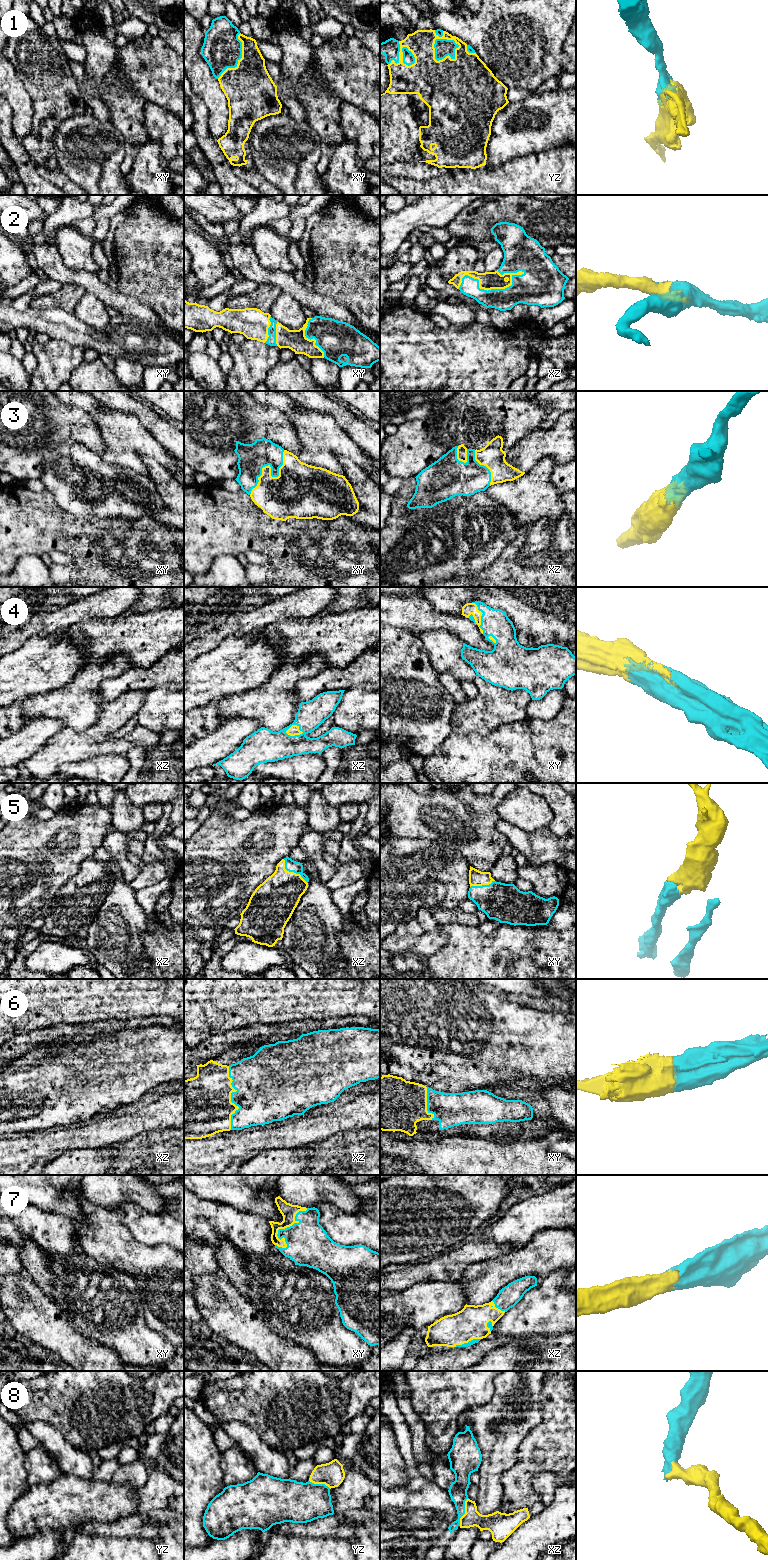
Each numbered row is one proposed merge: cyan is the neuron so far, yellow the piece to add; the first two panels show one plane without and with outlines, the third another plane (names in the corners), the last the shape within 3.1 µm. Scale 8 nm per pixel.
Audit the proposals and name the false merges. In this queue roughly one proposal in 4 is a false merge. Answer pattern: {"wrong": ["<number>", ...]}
{"wrong": ["8"]}

